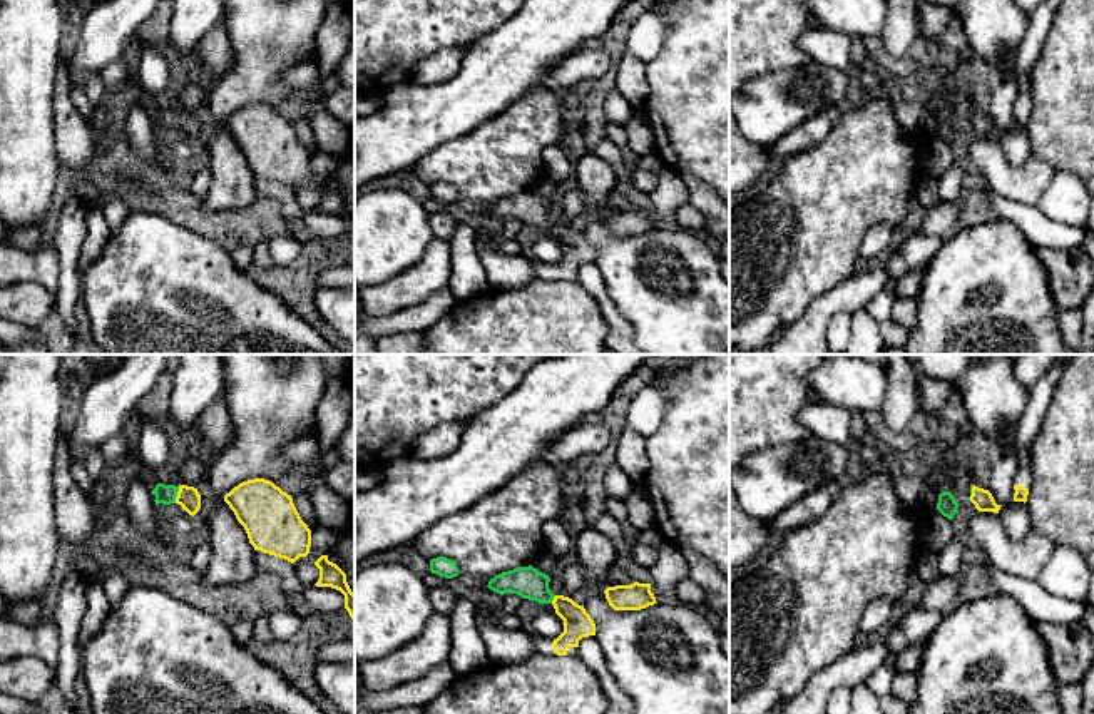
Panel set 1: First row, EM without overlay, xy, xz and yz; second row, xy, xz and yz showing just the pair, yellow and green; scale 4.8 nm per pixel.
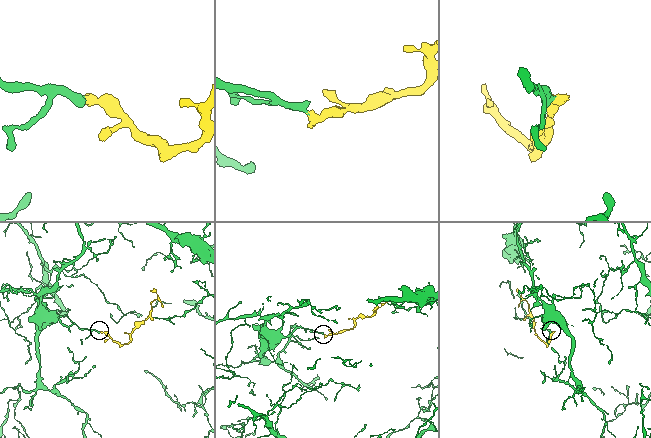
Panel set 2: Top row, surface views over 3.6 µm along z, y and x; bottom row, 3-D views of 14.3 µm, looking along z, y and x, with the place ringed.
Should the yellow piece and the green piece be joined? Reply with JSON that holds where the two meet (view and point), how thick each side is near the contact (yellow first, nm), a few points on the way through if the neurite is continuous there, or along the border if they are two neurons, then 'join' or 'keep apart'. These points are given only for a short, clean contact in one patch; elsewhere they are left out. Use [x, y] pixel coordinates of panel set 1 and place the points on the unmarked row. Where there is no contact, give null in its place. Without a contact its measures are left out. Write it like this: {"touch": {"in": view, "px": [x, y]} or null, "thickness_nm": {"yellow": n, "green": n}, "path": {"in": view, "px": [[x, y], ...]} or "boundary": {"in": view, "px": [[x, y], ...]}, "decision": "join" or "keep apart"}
{"touch": {"in": "xy", "px": [178, 121]}, "thickness_nm": {"yellow": 110, "green": 100}, "path": {"in": "xy", "px": [[188, 122], [178, 121], [164, 119]]}, "decision": "join"}

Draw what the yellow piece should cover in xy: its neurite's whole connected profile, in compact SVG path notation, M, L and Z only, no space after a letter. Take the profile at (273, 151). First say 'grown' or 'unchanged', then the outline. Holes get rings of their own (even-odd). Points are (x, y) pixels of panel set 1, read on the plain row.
unchanged | M243 107L224 120L224 127L244 152L254 176L291 189L309 179L311 156L301 145L291 120L273 107Z

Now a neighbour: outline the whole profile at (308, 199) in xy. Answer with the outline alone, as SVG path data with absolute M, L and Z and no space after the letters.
M314 189L294 191L294 197L303 216L313 212L320 204L320 194Z

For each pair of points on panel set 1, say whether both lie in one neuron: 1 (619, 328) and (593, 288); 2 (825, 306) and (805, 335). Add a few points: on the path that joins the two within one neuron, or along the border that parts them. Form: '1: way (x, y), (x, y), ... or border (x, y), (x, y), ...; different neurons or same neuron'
1: way (613, 318), (603, 298); same neuron
2: way (818, 313), (810, 328); same neuron

